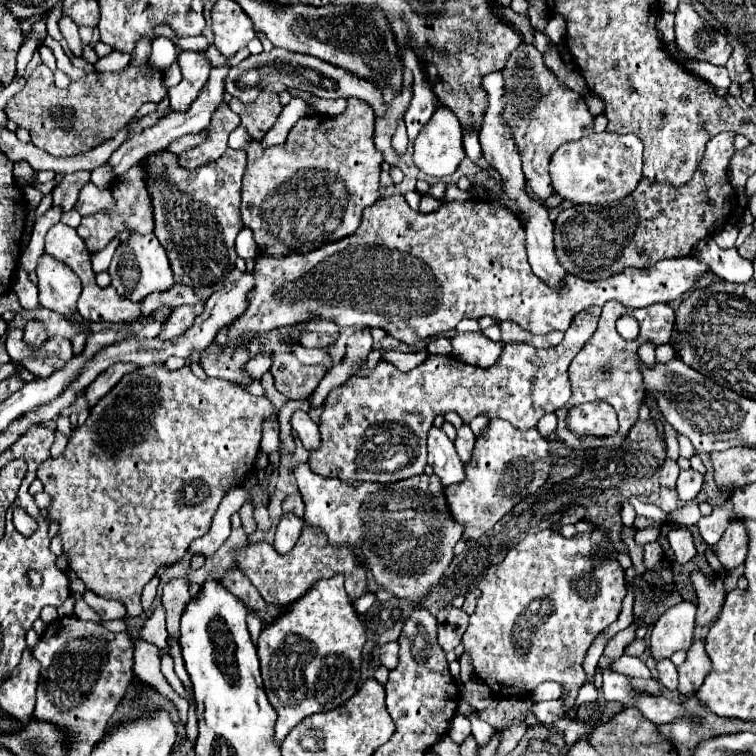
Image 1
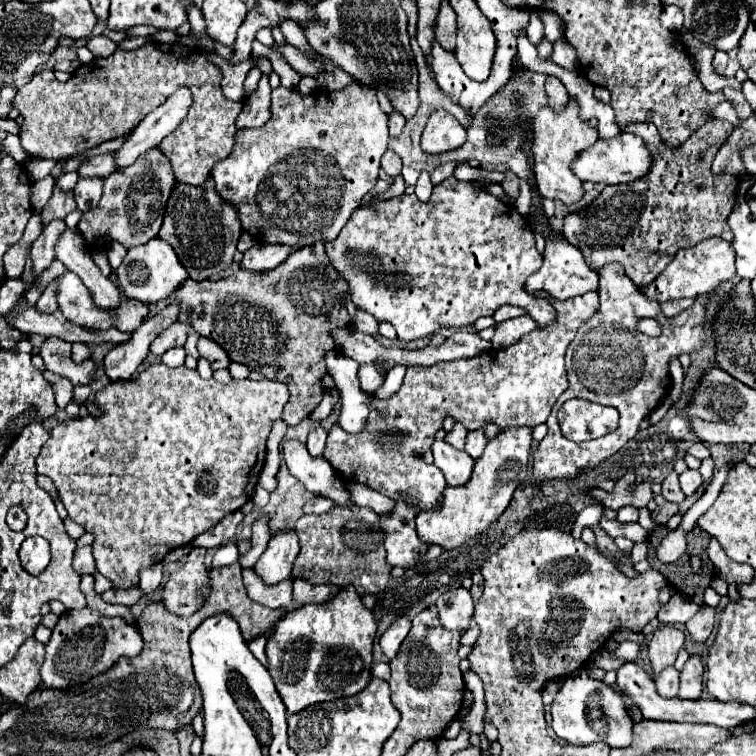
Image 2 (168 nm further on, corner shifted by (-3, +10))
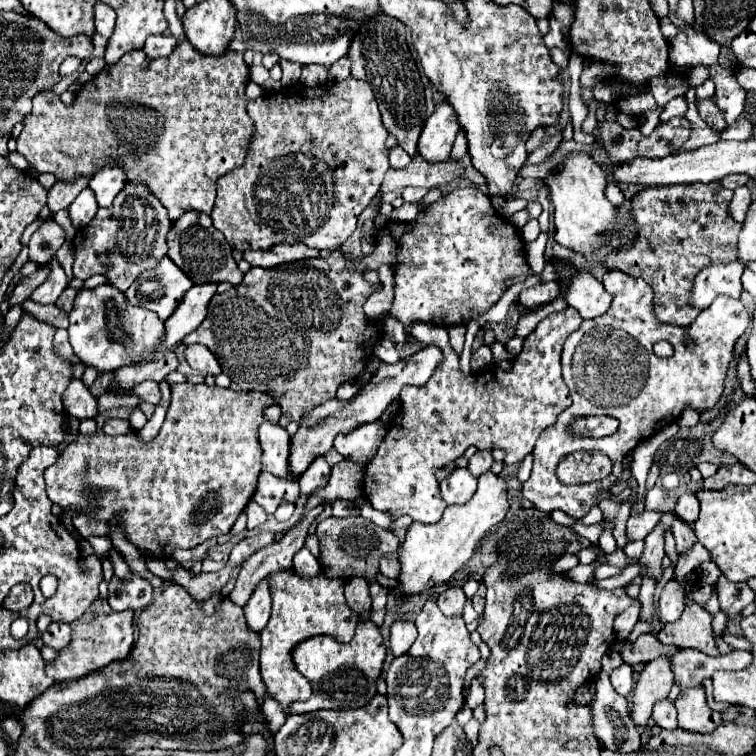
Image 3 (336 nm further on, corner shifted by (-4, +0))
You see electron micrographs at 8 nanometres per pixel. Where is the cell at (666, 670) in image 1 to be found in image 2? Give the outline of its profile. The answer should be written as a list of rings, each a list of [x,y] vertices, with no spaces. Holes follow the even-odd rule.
[[[675,666],[671,668],[665,668],[657,678],[655,678],[655,684],[657,684],[657,692],[661,696],[677,696],[677,690],[679,690],[679,672]]]

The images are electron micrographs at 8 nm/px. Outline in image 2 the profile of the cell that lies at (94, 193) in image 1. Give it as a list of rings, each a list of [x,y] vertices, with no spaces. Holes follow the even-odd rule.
[[[87,178],[87,180],[79,180],[73,188],[75,192],[75,200],[77,200],[77,208],[79,210],[93,210],[101,198],[101,188],[103,188],[103,180],[101,178]]]

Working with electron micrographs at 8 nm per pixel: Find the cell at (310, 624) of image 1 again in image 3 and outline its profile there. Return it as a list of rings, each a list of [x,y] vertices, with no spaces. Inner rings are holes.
[[[360,622],[356,628],[354,638],[350,644],[340,644],[330,636],[316,636],[306,642],[300,642],[294,652],[292,660],[300,674],[308,678],[312,684],[312,698],[306,702],[294,702],[290,706],[292,714],[306,714],[314,710],[334,708],[362,708],[376,696],[376,680],[382,672],[386,658],[386,646],[382,640],[382,634],[374,622]]]

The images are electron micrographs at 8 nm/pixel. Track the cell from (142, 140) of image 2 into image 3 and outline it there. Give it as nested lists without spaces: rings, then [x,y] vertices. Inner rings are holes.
[[[106,166],[104,170],[98,170],[98,172],[90,178],[88,188],[92,188],[98,206],[100,206],[100,208],[108,208],[108,206],[112,206],[114,198],[116,198],[118,192],[124,188],[124,184],[126,184],[126,174],[124,174],[124,170]]]

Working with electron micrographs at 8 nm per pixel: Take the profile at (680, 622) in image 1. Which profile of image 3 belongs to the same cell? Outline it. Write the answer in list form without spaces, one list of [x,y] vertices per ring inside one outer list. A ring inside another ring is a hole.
[[[660,656],[648,662],[636,682],[632,694],[632,708],[630,718],[634,726],[648,726],[650,714],[656,702],[664,700],[672,688],[672,668],[666,656]]]

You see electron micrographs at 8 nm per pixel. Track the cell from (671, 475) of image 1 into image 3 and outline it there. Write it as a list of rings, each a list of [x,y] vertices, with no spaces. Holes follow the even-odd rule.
[[[674,518],[672,534],[676,538],[676,550],[678,550],[678,554],[688,552],[696,544],[696,534],[694,534],[692,526],[690,524],[684,524],[680,518]]]

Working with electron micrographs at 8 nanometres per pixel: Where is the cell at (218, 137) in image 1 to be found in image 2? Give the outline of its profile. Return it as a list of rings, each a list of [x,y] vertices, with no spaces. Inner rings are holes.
[[[179,42],[173,44],[145,44],[137,50],[131,52],[123,52],[123,50],[115,50],[111,56],[107,58],[97,58],[97,66],[83,66],[79,72],[81,74],[73,74],[67,82],[59,82],[53,74],[53,70],[41,70],[37,72],[31,82],[27,82],[23,88],[19,88],[17,96],[13,98],[13,108],[17,108],[23,116],[23,126],[21,126],[21,146],[29,152],[29,154],[39,154],[41,158],[51,158],[51,160],[63,160],[75,154],[81,154],[101,142],[119,138],[123,134],[127,134],[133,126],[137,126],[153,108],[157,108],[159,104],[165,102],[165,98],[169,94],[173,94],[173,90],[177,86],[189,86],[193,92],[193,106],[189,108],[187,120],[183,126],[179,126],[171,136],[167,136],[167,140],[163,140],[159,144],[159,148],[171,158],[173,164],[173,172],[175,172],[175,180],[177,182],[185,182],[185,184],[203,184],[205,178],[209,176],[211,168],[227,158],[233,150],[235,144],[235,120],[243,108],[243,102],[233,102],[229,98],[225,98],[223,90],[221,90],[221,70],[211,64],[205,56],[199,54],[197,48],[189,48],[183,46]]]

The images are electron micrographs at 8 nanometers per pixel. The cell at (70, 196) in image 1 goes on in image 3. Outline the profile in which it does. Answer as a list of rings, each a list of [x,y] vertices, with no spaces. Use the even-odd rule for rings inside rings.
[[[48,218],[30,238],[28,260],[44,266],[48,260],[54,258],[54,254],[62,244],[64,244],[64,230],[54,220]]]

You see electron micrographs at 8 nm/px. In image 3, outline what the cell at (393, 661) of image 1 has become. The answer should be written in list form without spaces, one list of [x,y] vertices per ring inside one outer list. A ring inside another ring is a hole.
[[[396,620],[390,628],[390,648],[394,656],[402,656],[416,640],[416,626],[410,620]]]

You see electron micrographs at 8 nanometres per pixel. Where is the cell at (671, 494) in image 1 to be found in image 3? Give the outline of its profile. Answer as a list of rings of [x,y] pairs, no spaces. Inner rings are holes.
[[[658,524],[656,530],[650,532],[650,534],[644,538],[644,542],[646,542],[646,548],[644,548],[644,554],[642,554],[642,558],[640,558],[640,564],[642,564],[644,568],[642,568],[640,576],[642,576],[642,578],[650,576],[650,578],[654,578],[654,582],[660,582],[660,578],[662,578],[662,568],[660,568],[660,564],[662,564],[662,558],[664,558],[662,526]]]

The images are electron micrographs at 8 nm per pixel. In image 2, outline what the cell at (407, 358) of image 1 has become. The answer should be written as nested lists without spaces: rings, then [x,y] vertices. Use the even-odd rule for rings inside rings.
[[[363,364],[359,368],[361,388],[369,394],[375,394],[383,386],[385,378],[387,378],[387,372],[383,372],[383,368],[375,368],[375,364]]]

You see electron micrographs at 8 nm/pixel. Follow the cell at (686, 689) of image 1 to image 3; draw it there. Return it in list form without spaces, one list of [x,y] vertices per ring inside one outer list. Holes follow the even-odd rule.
[[[690,688],[678,694],[674,706],[678,710],[678,728],[708,734],[720,726],[720,714],[708,708],[704,688]]]

